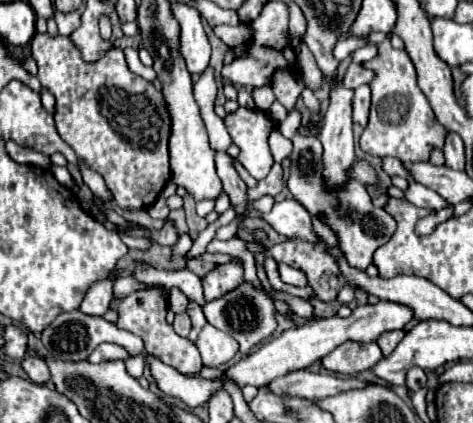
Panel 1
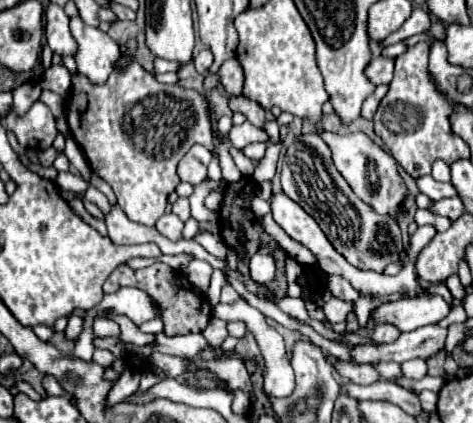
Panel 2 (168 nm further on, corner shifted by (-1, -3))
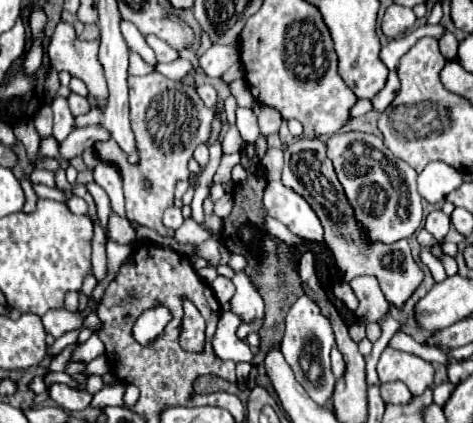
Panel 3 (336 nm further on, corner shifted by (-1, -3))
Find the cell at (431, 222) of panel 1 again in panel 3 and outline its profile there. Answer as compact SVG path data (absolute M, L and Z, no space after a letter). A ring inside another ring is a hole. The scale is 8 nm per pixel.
M281 181L267 183L263 203L271 217L287 225L287 229L301 237L303 241L311 243L323 241L323 227L313 209L309 207L309 203L301 195L285 187Z

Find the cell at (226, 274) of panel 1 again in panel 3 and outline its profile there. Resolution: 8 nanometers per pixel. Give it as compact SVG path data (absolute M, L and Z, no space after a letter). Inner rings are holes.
M217 275L217 279L211 283L211 289L213 289L213 293L215 293L215 297L217 297L217 301L219 301L221 305L227 303L227 301L233 297L233 293L235 293L233 283L231 283L229 279L221 277L221 275Z

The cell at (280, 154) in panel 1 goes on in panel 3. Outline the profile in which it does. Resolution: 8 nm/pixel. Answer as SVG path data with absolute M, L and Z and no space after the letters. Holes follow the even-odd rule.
M237 109L237 129L245 141L245 145L253 145L259 135L257 117L251 109Z

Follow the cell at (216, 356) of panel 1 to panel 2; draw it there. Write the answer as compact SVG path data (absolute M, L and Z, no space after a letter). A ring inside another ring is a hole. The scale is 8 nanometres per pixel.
M213 317L209 321L209 325L207 325L207 329L203 331L203 337L211 345L221 345L225 341L225 337L227 337L227 323L221 321L221 319L217 319L217 317Z

